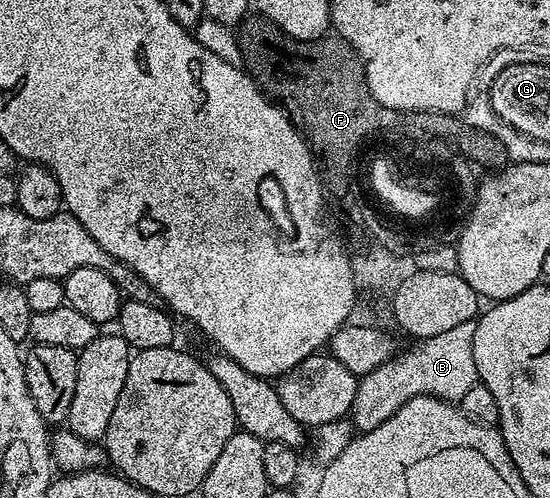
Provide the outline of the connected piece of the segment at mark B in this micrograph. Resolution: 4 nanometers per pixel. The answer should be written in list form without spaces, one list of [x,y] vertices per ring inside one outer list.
[[[476,320],[464,321],[451,331],[415,343],[404,354],[395,355],[380,368],[363,375],[359,379],[350,413],[353,427],[361,433],[372,431],[394,415],[408,400],[418,395],[432,395],[446,401],[460,402],[464,393],[478,381],[472,355],[475,332]]]

